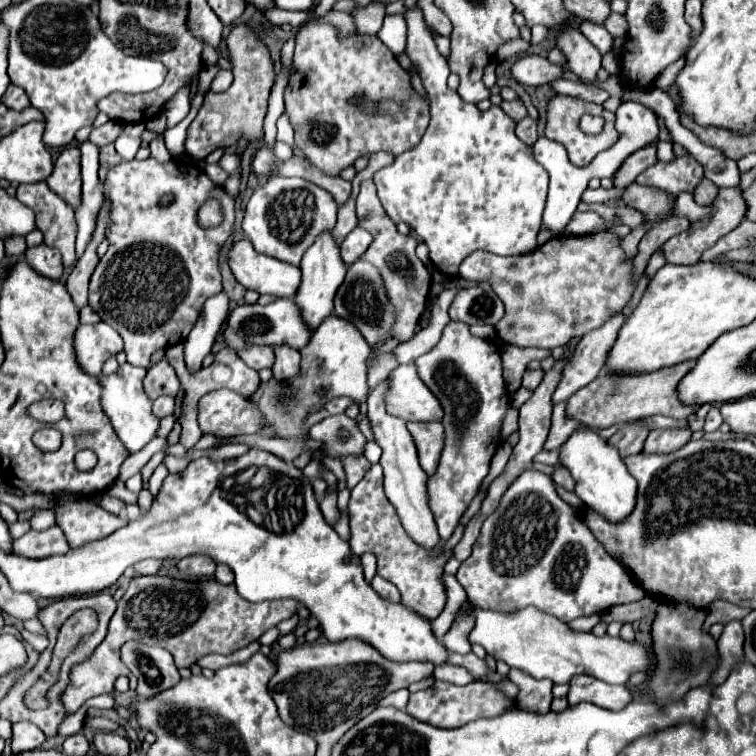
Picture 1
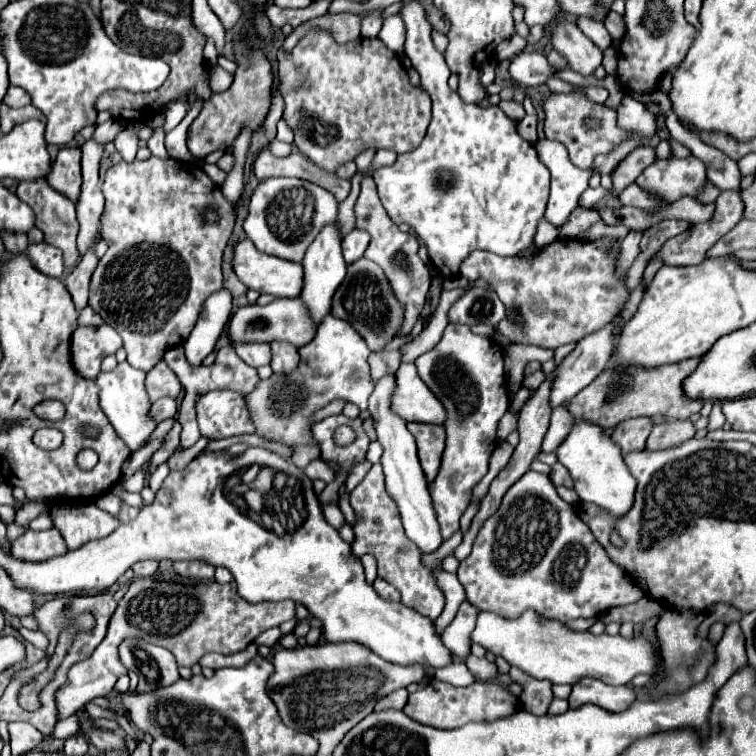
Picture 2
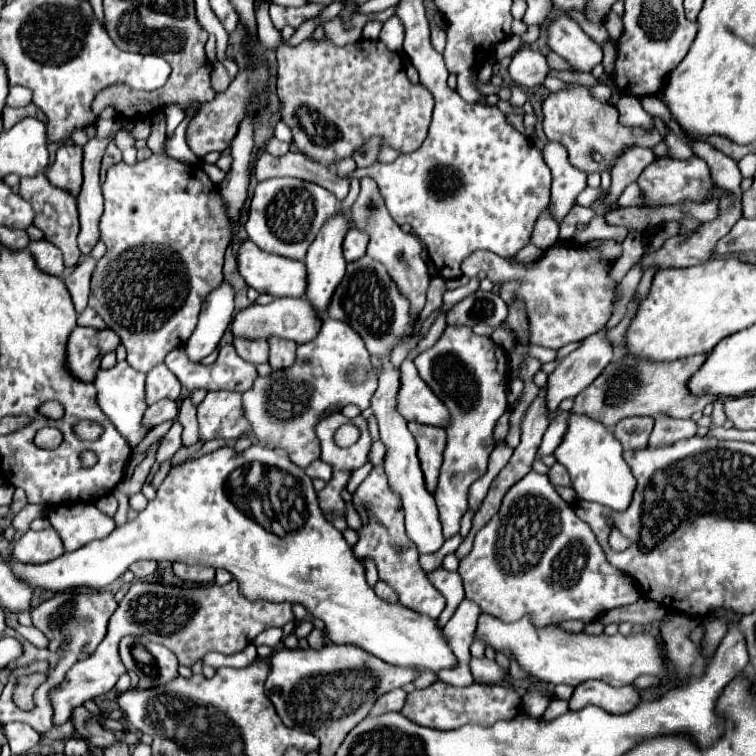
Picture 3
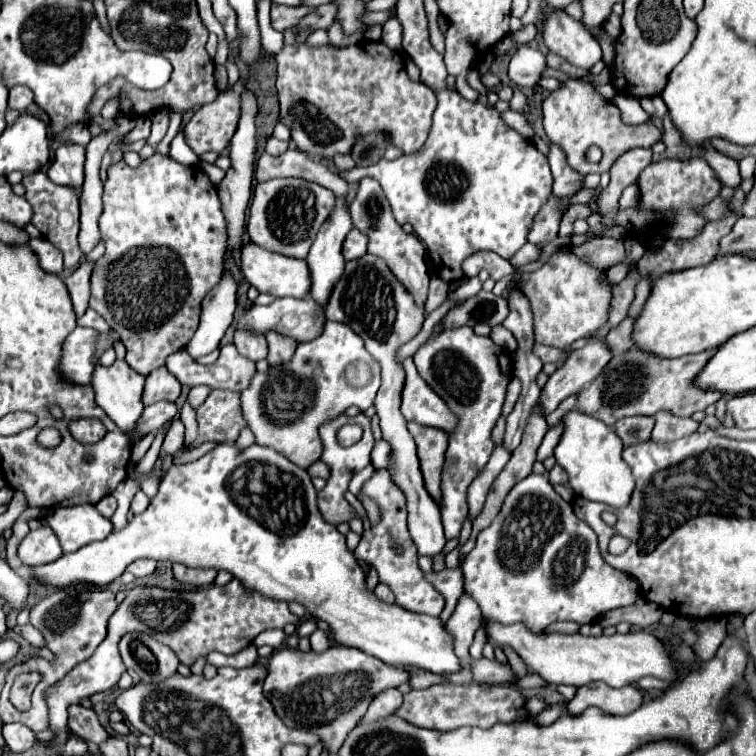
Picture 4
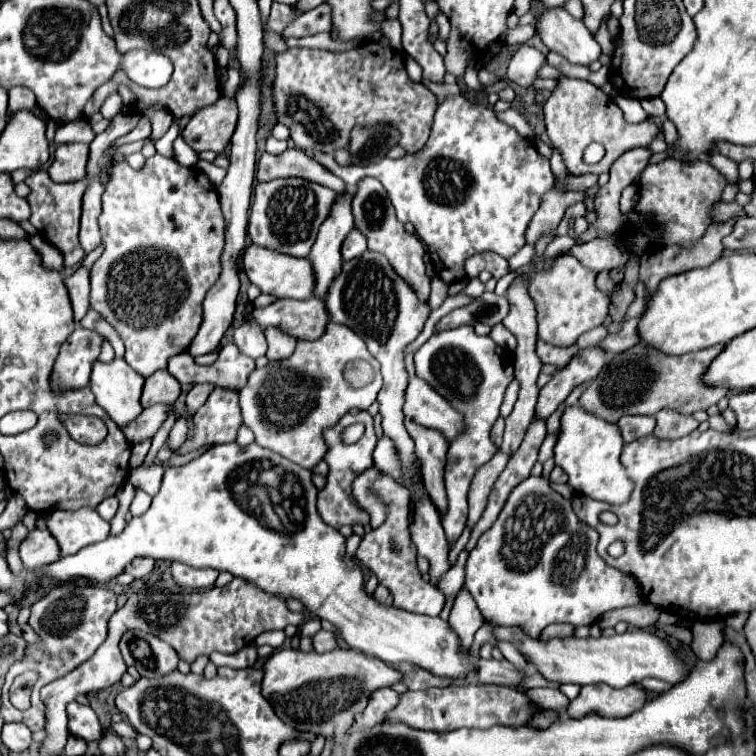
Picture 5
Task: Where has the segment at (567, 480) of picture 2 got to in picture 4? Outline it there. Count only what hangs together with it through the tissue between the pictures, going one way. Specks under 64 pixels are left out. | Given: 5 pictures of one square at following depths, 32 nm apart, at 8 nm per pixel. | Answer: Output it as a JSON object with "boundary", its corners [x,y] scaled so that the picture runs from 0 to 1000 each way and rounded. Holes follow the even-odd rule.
{"boundary":[[[733,616],[728,624],[725,624],[725,635],[730,638],[730,640],[751,640],[751,627],[749,627],[749,622],[743,619],[743,616]]]}

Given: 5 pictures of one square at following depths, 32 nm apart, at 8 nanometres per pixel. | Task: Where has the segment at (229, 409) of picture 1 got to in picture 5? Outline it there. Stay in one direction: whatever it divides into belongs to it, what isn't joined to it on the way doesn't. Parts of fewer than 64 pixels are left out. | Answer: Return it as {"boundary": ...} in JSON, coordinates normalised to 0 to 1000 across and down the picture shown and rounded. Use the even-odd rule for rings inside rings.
{"boundary":[[[283,513],[272,534],[262,540],[262,545],[257,548],[257,556],[259,556],[259,577],[254,582],[246,582],[233,595],[233,601],[254,598],[270,587],[310,585],[315,566],[323,561],[315,537],[315,519]]]}

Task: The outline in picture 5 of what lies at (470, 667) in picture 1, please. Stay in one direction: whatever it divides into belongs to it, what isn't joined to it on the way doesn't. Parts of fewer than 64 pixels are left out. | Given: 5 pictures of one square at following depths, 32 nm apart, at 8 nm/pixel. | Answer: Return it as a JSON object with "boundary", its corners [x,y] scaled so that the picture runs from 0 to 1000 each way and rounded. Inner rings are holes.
{"boundary":[[[635,870],[630,876],[630,892],[627,899],[635,905],[667,905],[667,907],[688,907],[693,892],[683,889],[680,881],[672,873],[640,873]]]}

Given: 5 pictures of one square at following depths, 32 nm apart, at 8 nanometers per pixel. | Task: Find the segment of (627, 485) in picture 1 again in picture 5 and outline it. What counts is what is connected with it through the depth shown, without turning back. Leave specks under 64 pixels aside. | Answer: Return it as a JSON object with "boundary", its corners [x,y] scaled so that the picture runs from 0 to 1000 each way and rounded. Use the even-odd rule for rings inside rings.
{"boundary":[[[754,537],[743,548],[743,571],[733,590],[735,614],[751,627],[751,640],[783,661],[804,667],[825,667],[833,659],[839,646],[836,632],[831,630],[828,616],[820,611],[823,601],[823,577],[815,561],[804,561],[796,553],[788,553],[772,545],[765,537]]]}

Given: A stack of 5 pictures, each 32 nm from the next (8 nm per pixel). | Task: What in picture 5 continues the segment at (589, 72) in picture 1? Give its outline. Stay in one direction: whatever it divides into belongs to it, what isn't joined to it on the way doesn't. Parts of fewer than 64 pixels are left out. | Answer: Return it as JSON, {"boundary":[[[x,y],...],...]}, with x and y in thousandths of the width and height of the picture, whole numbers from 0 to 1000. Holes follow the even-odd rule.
{"boundary":[[[746,11],[717,16],[709,40],[730,69],[746,74],[757,85],[780,87],[796,71],[794,58],[786,53],[770,26],[757,24]]]}

